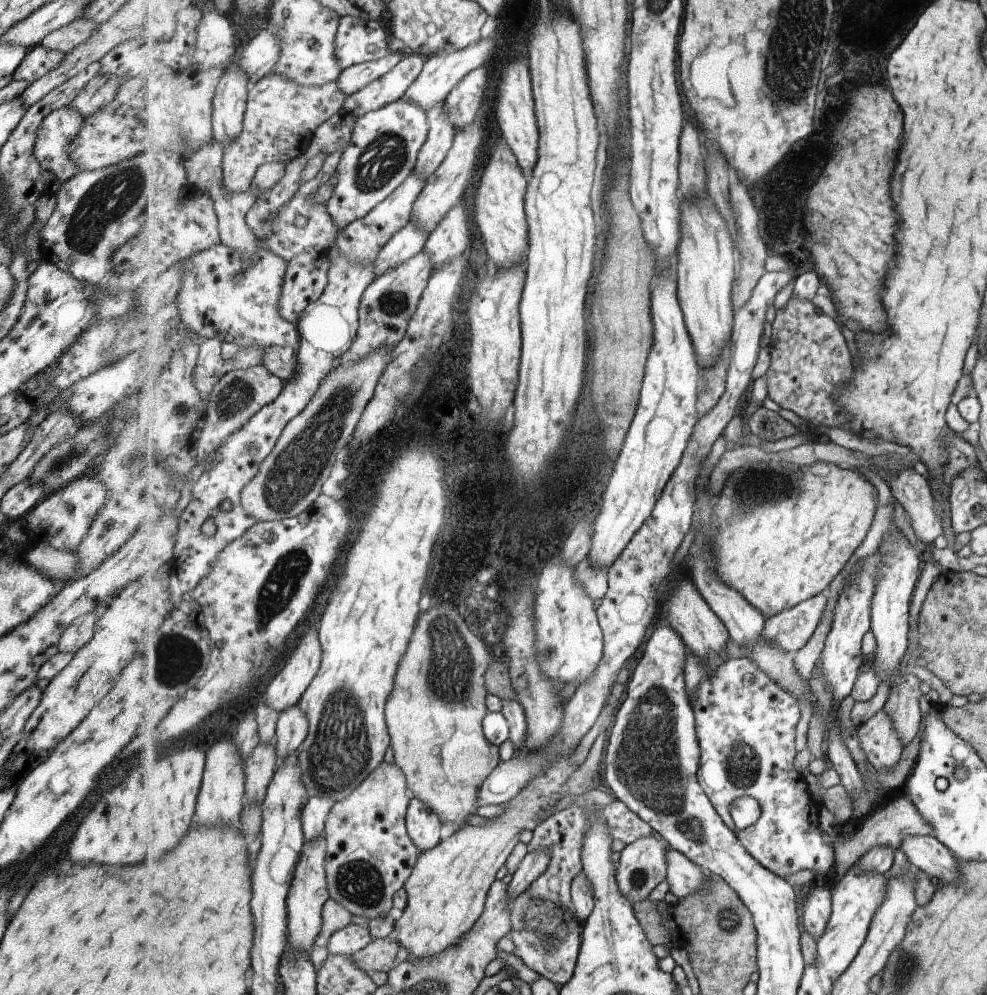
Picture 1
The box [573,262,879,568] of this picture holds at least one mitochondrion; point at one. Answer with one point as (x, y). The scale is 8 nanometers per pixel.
(760, 487)

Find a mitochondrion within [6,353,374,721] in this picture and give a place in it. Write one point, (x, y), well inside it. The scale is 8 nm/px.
(292, 473)

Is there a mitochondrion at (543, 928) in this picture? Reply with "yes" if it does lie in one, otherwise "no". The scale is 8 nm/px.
yes

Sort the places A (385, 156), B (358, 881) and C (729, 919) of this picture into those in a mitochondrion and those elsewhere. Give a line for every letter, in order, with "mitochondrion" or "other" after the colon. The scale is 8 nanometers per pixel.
A: mitochondrion
B: mitochondrion
C: mitochondrion

